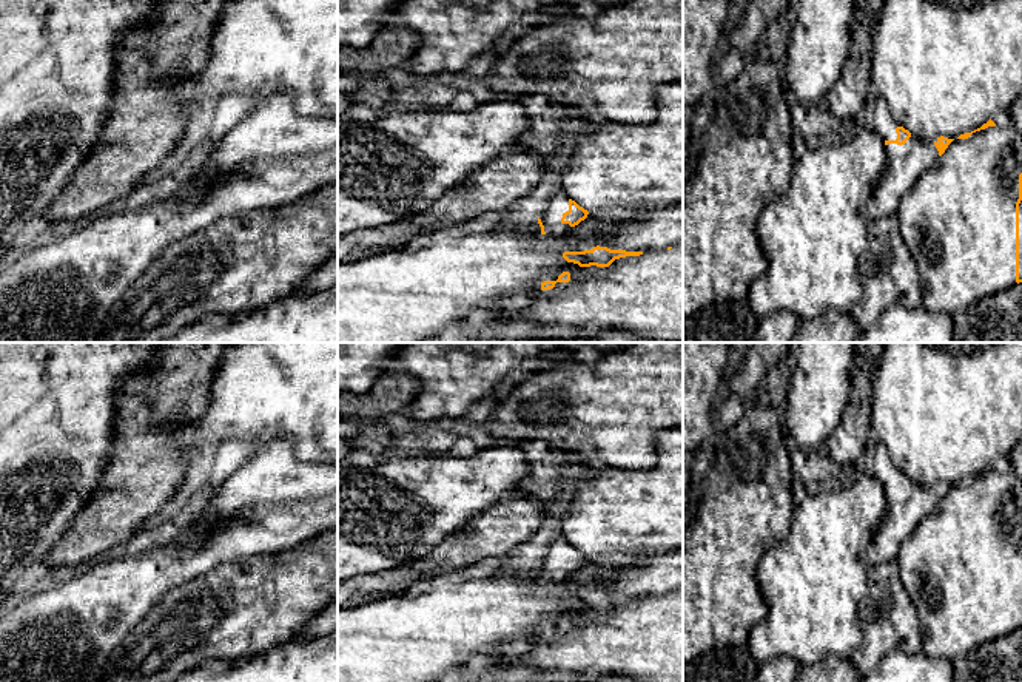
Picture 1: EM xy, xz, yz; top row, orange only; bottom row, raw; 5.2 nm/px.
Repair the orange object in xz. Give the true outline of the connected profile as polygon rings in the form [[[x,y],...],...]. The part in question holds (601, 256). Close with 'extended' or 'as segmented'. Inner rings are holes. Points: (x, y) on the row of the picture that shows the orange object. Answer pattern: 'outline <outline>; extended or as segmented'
outline [[[683,244],[647,252],[597,245],[584,252],[564,252],[563,258],[580,267],[563,272],[556,281],[541,282],[541,289],[533,296],[495,304],[487,315],[444,335],[461,333],[475,341],[535,343],[624,330],[655,341],[683,343]]]; extended

